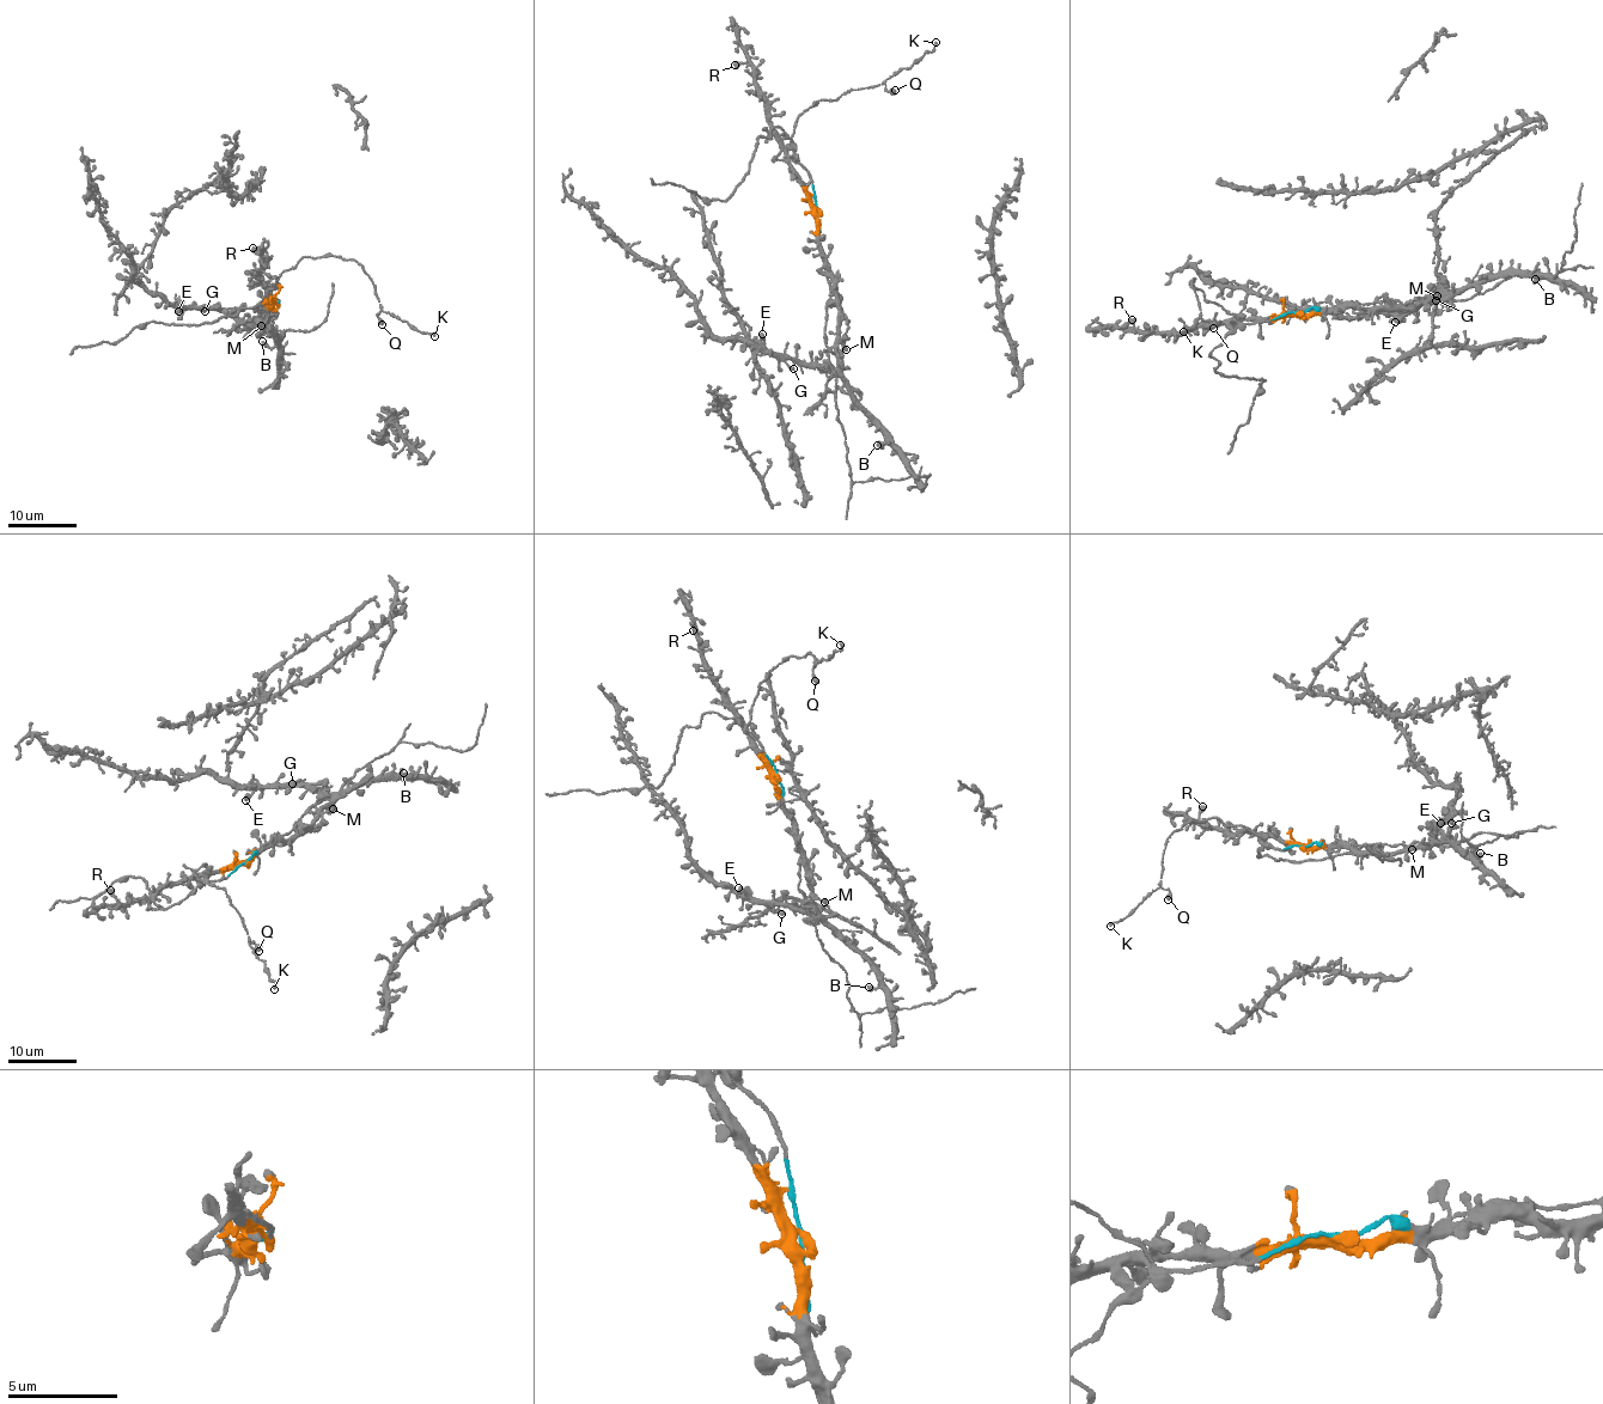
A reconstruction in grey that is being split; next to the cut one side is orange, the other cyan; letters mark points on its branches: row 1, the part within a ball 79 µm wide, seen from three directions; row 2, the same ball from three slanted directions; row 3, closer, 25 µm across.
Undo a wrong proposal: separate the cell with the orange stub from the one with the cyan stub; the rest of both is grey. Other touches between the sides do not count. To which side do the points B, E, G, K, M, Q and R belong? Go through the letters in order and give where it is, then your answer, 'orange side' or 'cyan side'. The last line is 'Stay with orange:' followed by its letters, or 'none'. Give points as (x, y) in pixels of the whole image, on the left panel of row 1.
B: at (262, 341); orange side
E: at (178, 311); orange side
G: at (205, 311); orange side
K: at (434, 336); cyan side
M: at (261, 325); orange side
Q: at (382, 324); cyan side
R: at (253, 248); orange side
Stay with orange: B, E, G, M, R

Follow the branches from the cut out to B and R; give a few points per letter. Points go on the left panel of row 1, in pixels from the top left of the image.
B: (276, 303), (264, 310), (269, 311), (261, 327), (245, 329), (262, 327), (274, 336), (273, 345), (261, 341)
R: (276, 303), (263, 278), (261, 281), (262, 260), (251, 248)

